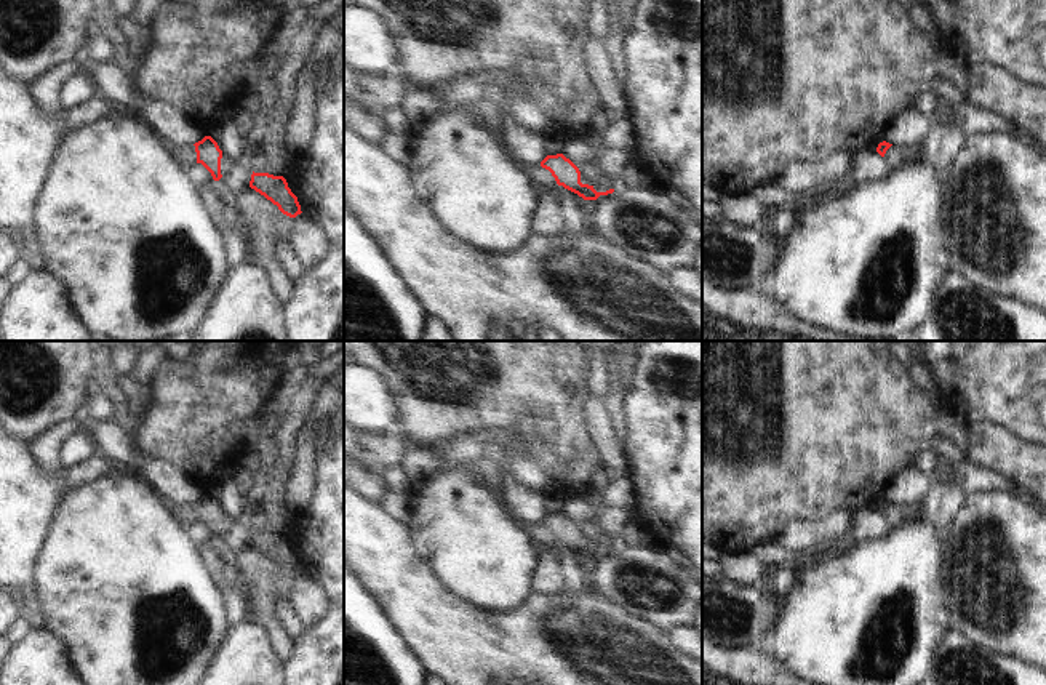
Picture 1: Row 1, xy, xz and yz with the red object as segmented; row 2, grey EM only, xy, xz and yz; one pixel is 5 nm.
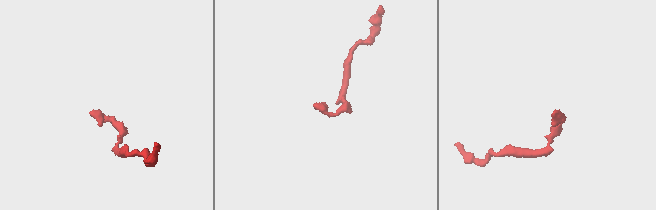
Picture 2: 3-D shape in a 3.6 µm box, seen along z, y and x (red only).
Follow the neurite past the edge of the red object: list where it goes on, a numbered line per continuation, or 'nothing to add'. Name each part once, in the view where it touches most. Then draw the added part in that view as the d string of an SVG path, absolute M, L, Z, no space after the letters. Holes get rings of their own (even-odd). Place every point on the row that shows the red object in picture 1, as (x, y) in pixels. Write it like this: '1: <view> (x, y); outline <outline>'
1: xz (544, 178); outline M520 162L520 165L523 165L525 170L529 171L531 176L537 179L537 186L544 187L550 197L553 198L560 197L557 181L549 170L542 168L541 165L528 165L525 162Z

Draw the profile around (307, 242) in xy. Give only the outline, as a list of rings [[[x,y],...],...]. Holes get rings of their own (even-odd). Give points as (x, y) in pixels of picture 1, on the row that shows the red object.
[[[302,213],[291,221],[288,243],[304,269],[315,266],[328,250],[321,227]]]

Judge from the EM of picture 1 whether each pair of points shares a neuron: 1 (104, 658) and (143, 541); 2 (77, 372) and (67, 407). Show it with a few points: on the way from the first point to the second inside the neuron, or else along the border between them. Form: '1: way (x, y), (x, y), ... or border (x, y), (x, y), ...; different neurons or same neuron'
1: way (128, 629), (128, 570); same neuron
2: way (69, 380), (67, 399); same neuron

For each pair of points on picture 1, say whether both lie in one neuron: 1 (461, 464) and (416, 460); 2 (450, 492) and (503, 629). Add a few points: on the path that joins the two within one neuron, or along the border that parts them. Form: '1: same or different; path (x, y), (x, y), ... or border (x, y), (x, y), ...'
1: same; path (450, 464), (427, 463)
2: different; border (530, 596), (506, 612), (480, 612), (461, 599)

